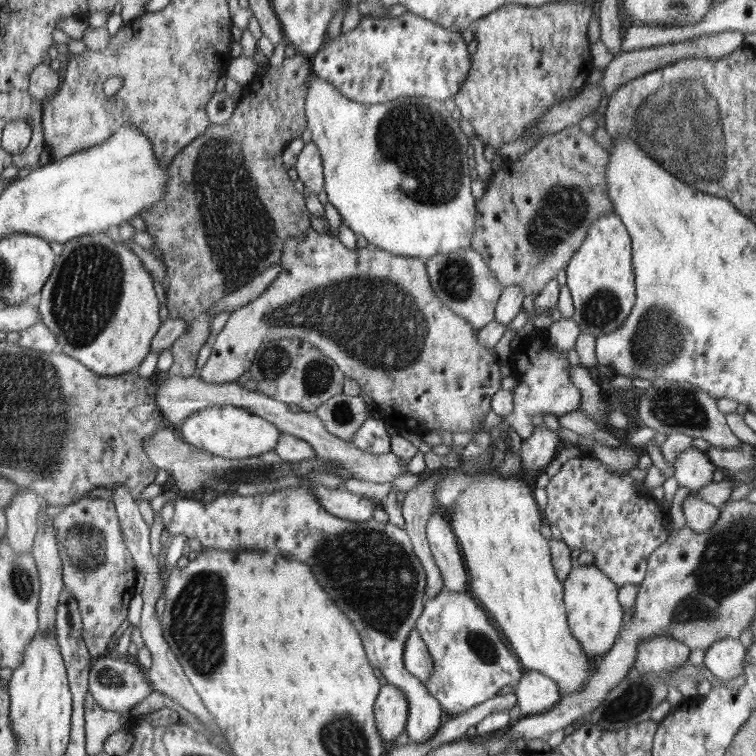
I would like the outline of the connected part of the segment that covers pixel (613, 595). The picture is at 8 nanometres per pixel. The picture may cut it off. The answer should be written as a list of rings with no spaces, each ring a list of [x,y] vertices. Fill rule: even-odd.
[[[575,564],[563,582],[563,604],[567,612],[569,634],[593,664],[611,650],[621,630],[621,618],[625,610],[617,602],[617,590],[619,588],[615,582],[611,582],[611,578],[597,566]]]

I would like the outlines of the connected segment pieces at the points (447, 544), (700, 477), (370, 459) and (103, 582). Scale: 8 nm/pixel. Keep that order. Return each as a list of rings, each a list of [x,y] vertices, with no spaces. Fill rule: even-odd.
[[[433,512],[431,518],[427,520],[425,534],[427,534],[427,542],[429,542],[429,550],[433,554],[435,566],[443,580],[443,590],[467,592],[465,586],[467,586],[469,576],[467,576],[467,568],[465,568],[465,562],[461,556],[459,542],[455,538],[451,526],[439,512]]]
[[[687,448],[683,450],[673,462],[671,466],[675,468],[675,480],[681,488],[687,490],[701,490],[709,484],[713,484],[713,472],[715,466],[711,464],[711,460],[705,456],[705,452]]]
[[[165,376],[157,382],[157,390],[159,390],[157,406],[159,406],[159,410],[163,412],[163,416],[167,418],[169,424],[179,424],[181,426],[191,414],[195,414],[197,410],[209,408],[209,406],[243,406],[245,410],[253,410],[255,414],[267,418],[267,422],[275,424],[275,428],[279,428],[279,432],[307,442],[313,448],[315,458],[333,460],[335,466],[345,468],[347,472],[351,472],[353,480],[367,480],[367,482],[379,484],[379,482],[393,482],[401,474],[407,474],[407,464],[401,458],[397,458],[395,454],[389,452],[389,454],[379,454],[377,456],[377,454],[369,454],[361,448],[355,448],[353,444],[333,436],[333,434],[327,434],[315,412],[307,414],[307,412],[293,410],[291,406],[287,406],[279,400],[273,400],[265,394],[257,394],[253,390],[247,390],[237,382],[233,382],[233,384],[207,384],[207,382],[203,382],[201,378],[195,378],[195,376],[189,376],[189,378]]]
[[[81,498],[75,504],[65,506],[55,518],[51,518],[63,560],[63,588],[69,588],[81,610],[81,642],[87,648],[91,660],[103,658],[111,634],[123,624],[127,614],[127,602],[135,588],[133,556],[125,544],[125,536],[119,526],[117,508],[113,502],[101,498]]]

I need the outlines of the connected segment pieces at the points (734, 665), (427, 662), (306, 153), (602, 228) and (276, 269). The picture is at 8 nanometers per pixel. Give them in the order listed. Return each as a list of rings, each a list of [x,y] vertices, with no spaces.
[[[723,638],[707,648],[703,664],[711,676],[729,682],[743,674],[743,656],[747,656],[747,648],[743,648],[739,640]]]
[[[413,628],[413,630],[409,632],[409,636],[407,636],[407,642],[405,642],[405,646],[403,646],[403,658],[401,658],[401,662],[403,662],[403,668],[405,668],[415,680],[421,680],[421,682],[429,680],[431,668],[433,668],[431,656],[429,656],[427,646],[421,642],[419,632],[417,632],[415,628]]]
[[[313,142],[303,144],[303,150],[297,156],[295,170],[301,188],[307,188],[309,194],[319,196],[319,192],[323,190],[325,176],[323,176],[323,158],[319,154],[319,148],[315,148]]]
[[[615,214],[609,216],[601,216],[597,218],[589,230],[587,236],[583,240],[583,244],[579,246],[579,250],[575,252],[575,256],[569,260],[567,268],[565,268],[565,282],[573,300],[573,316],[571,320],[579,326],[581,334],[591,334],[593,338],[601,338],[603,334],[615,332],[623,320],[629,316],[633,304],[635,304],[635,272],[633,272],[633,264],[631,264],[631,236],[627,234],[625,226],[621,224],[621,220]]]
[[[273,264],[271,268],[263,270],[263,274],[251,278],[251,282],[247,282],[243,288],[239,288],[237,292],[225,296],[225,298],[219,302],[219,306],[215,306],[215,314],[219,314],[219,312],[229,312],[229,314],[231,314],[231,312],[235,312],[235,310],[241,308],[241,306],[251,304],[257,296],[261,296],[261,294],[269,288],[269,284],[279,276],[281,270],[283,270],[281,264]]]

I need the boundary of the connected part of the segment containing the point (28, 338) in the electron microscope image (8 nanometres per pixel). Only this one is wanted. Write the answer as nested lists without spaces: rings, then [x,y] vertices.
[[[37,322],[31,328],[21,330],[21,332],[15,332],[15,330],[7,332],[5,336],[7,336],[5,342],[9,342],[9,344],[17,344],[17,346],[37,350],[37,352],[43,352],[43,354],[57,352],[57,348],[59,348],[55,334],[43,322]]]

